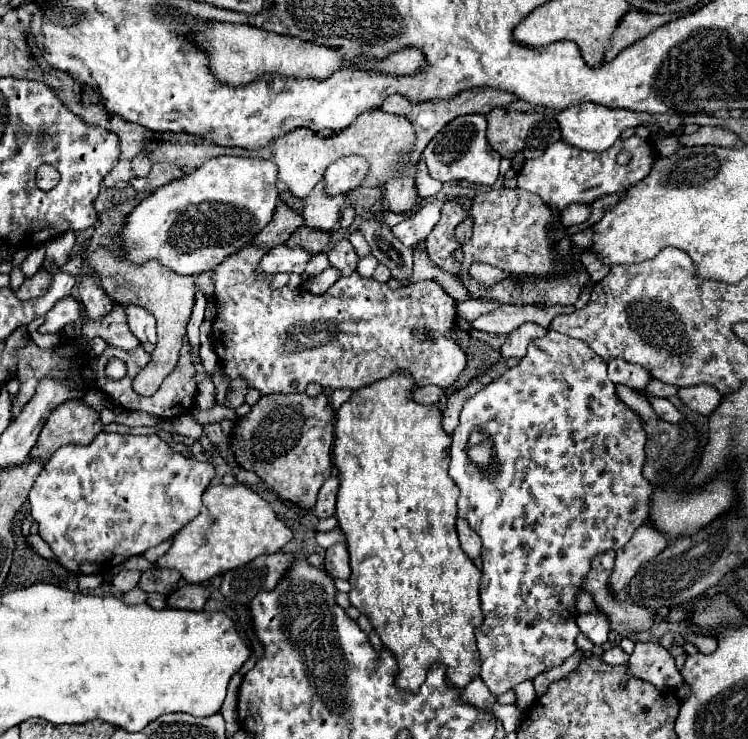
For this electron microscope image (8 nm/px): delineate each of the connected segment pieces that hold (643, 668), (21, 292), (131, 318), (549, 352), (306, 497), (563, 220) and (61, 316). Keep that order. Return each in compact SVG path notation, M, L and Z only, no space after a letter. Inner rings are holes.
M635 643L635 651L629 655L627 673L657 687L675 689L685 683L675 667L671 653L659 643Z
M39 269L35 273L35 277L25 279L25 283L15 291L15 295L19 299L23 299L23 301L33 299L33 297L43 297L47 293L49 285L51 285L51 275L47 271L43 271L43 269Z
M129 305L125 307L125 315L127 315L127 325L129 329L133 331L133 335L145 343L155 343L157 341L157 333L155 333L155 317L145 311L143 307L135 307L135 305Z
M551 329L547 331L545 337L535 339L531 343L531 347L527 349L527 355L523 359L519 359L519 363L515 367L507 369L499 379L491 381L487 387L483 387L479 393L475 393L471 399L467 399L467 403L463 405L459 425L451 433L449 477L461 489L461 497L457 501L459 515L463 519L467 519L471 529L477 531L477 535L483 539L483 549L481 549L483 565L481 565L481 585L479 585L483 625L477 629L477 645L479 645L479 651L481 651L481 679L493 695L501 695L501 693L513 689L515 685L519 685L521 681L535 679L535 675L539 675L539 673L543 673L551 667L561 665L569 655L573 655L577 651L575 637L579 633L579 627L575 623L575 615L577 615L575 597L581 589L583 573L589 571L591 559L597 553L603 553L607 549L613 549L613 551L621 549L631 539L631 535L637 531L637 527L641 527L647 519L649 497L651 497L653 487L641 475L641 467L643 467L643 459L645 459L643 445L645 445L643 421L635 411L631 411L617 397L615 385L607 377L607 363L599 355L589 351L587 343L583 343L579 339L573 339L569 335L563 335L563 333L551 331ZM475 427L481 429L491 439L491 445L493 445L491 447L493 457L491 457L491 463L487 467L477 465L467 455L469 435Z
M273 393L263 395L245 417L235 421L235 427L229 435L229 443L233 455L245 471L253 471L271 491L275 491L281 499L297 505L307 511L315 505L317 493L325 479L331 477L333 471L333 439L335 439L335 409L329 403L325 393L317 397L307 397L305 393Z
M575 203L575 205L569 205L567 209L561 211L561 217L559 217L559 223L563 227L575 227L575 225L581 225L589 219L591 215L591 209L589 205L581 205L581 203Z
M69 295L67 299L59 301L51 313L45 317L43 325L39 325L39 333L59 333L67 323L73 323L75 319L81 317L81 305Z

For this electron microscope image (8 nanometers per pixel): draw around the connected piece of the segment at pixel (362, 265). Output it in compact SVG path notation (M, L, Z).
M373 255L361 257L361 259L359 259L359 263L357 263L357 273L359 273L359 275L363 275L363 277L371 277L377 265L379 265L379 263L377 263L377 259L375 259Z

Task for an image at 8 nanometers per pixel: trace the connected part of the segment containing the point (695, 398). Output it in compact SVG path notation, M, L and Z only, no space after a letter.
M711 385L681 387L677 391L677 395L689 409L693 409L695 413L701 413L701 415L713 413L715 407L721 403L719 391L715 391L715 387L711 387Z

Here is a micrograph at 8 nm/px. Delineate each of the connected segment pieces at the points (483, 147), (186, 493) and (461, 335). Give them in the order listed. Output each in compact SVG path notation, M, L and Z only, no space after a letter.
M479 113L461 115L461 117L455 117L451 123L447 123L443 131L439 131L423 151L429 175L443 183L463 179L477 185L493 185L499 177L501 155L493 151L493 147L487 143L485 129L487 129L485 115L479 115Z
M99 433L89 445L63 445L59 447L51 459L45 463L43 471L35 479L31 491L29 491L29 503L31 503L31 517L39 525L39 535L49 543L49 547L55 553L55 559L69 571L77 575L91 575L91 573L107 573L109 569L121 565L125 559L133 555L143 555L149 547L155 547L175 533L183 529L191 519L195 519L201 511L201 495L209 487L211 479L215 475L215 469L207 461L195 461L189 457L183 457L181 453L171 451L171 447L159 437L159 435L119 435L119 433Z
M459 325L453 327L451 337L459 343L459 347L467 355L467 367L465 367L465 371L457 377L457 381L451 387L445 387L445 391L453 393L453 391L465 387L471 379L483 375L491 367L491 363L495 363L495 359L501 357L501 353L497 349L493 349L491 345L487 345L487 343L471 337L471 333L465 331L465 329L461 329Z

